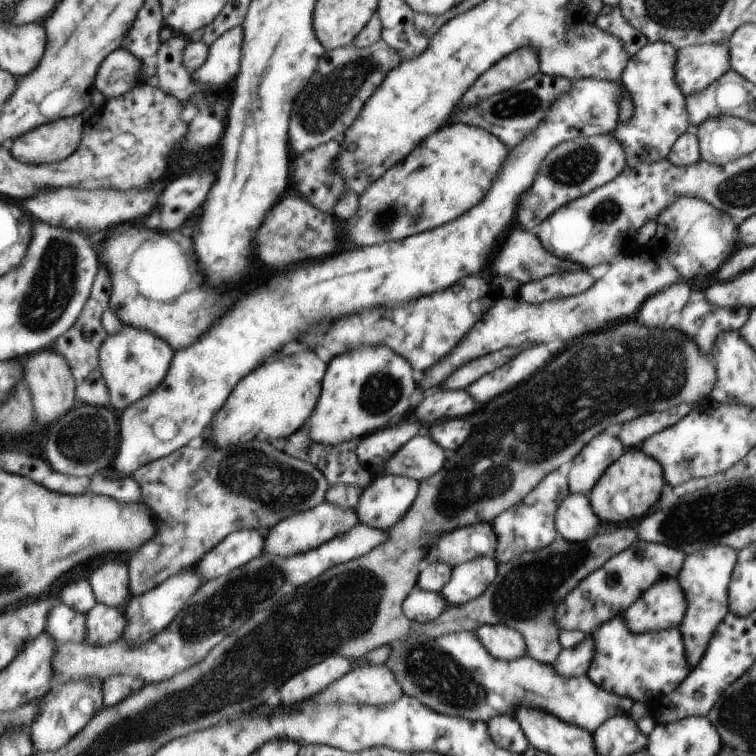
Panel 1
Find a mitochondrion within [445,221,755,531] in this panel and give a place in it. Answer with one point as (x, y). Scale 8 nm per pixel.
(687, 462)

